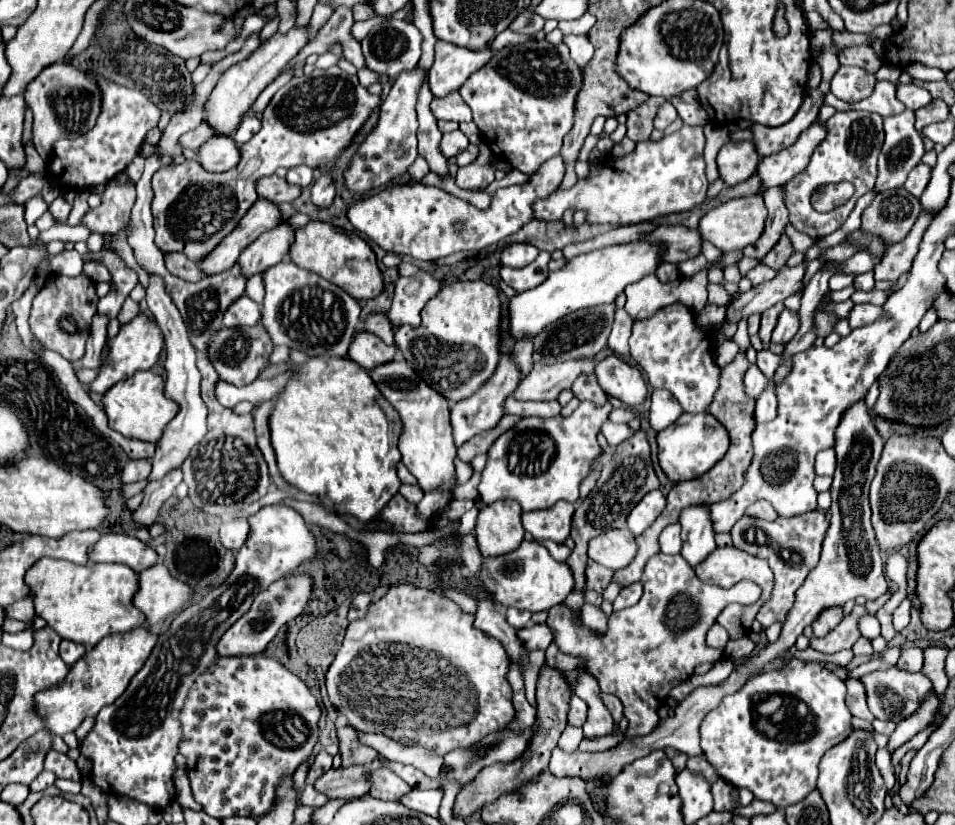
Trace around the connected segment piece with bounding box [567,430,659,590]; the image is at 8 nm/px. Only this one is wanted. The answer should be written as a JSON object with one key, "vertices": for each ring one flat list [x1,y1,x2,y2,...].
{"vertices":[[639,430,633,436,629,436,625,442,615,446,613,456,603,464,597,486,575,508,573,524,571,524,571,538,575,540,575,550,567,560,567,564,575,576,575,590,585,588,585,566,587,566,585,550,587,550,589,540,607,530,623,528,633,506,637,506,637,502,641,502,641,498,655,488,659,488,659,480,657,480,657,474,651,464,651,448,649,448,649,440,647,440,647,432]]}

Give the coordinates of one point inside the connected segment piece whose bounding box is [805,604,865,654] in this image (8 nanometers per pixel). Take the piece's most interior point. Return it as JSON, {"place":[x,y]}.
{"place":[845,635]}

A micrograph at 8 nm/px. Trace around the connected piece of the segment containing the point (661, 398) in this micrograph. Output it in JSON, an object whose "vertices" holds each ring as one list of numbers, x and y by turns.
{"vertices":[[653,390,649,422,657,432,671,426,681,414,681,404,673,398,673,394,669,394,667,390]]}

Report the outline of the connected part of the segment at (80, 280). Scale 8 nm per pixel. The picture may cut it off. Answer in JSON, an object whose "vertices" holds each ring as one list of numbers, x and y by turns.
{"vertices":[[51,274,33,300,33,308,29,316,29,326,33,336,43,346,59,352,69,362,79,360,85,354,85,340,89,336,91,320,97,310,97,300,99,298,95,294,95,284,85,274,75,278,63,274]]}

